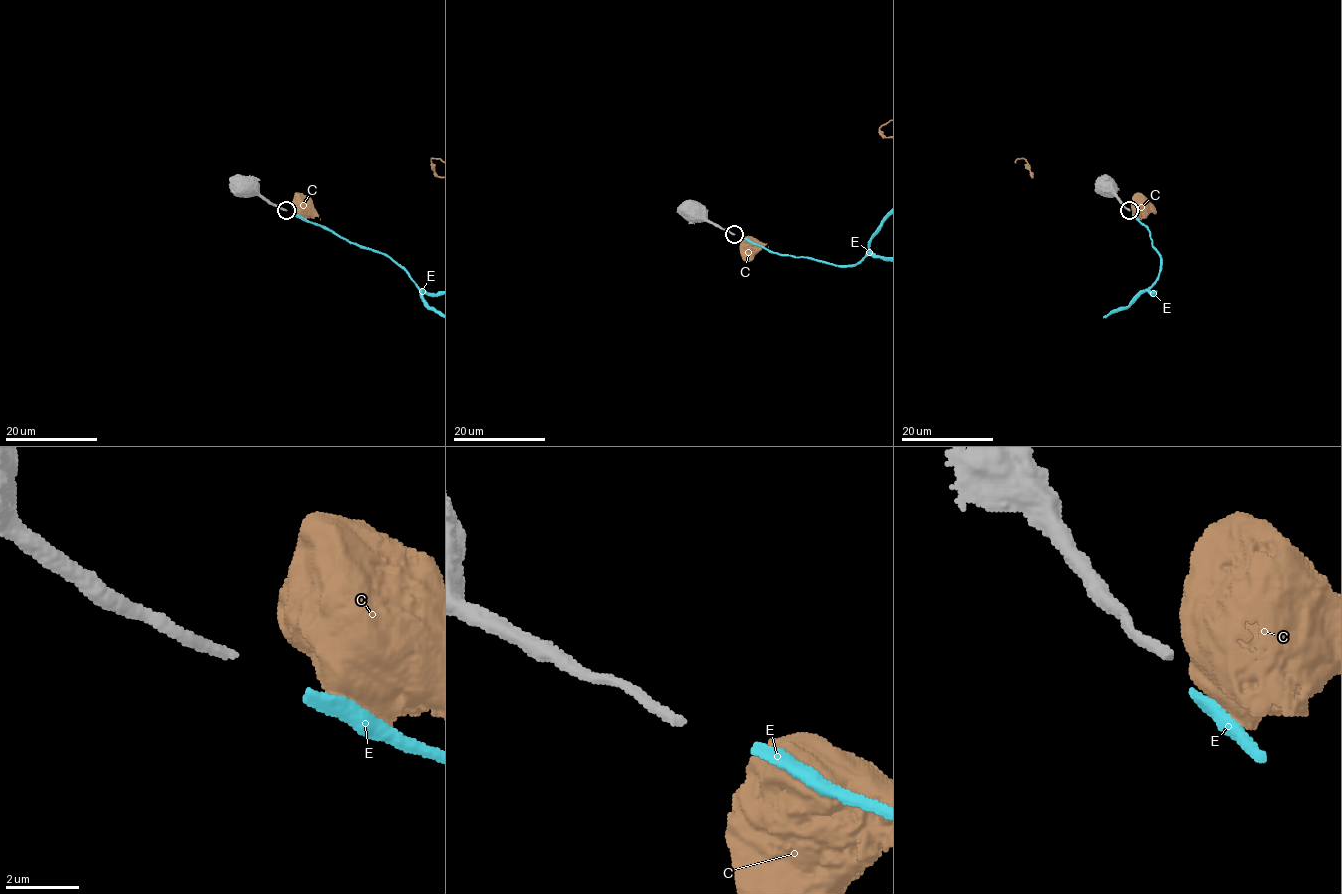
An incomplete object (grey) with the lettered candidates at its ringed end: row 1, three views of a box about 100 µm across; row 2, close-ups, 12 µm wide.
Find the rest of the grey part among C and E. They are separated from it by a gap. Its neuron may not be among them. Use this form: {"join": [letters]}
{"join": ["E"]}

